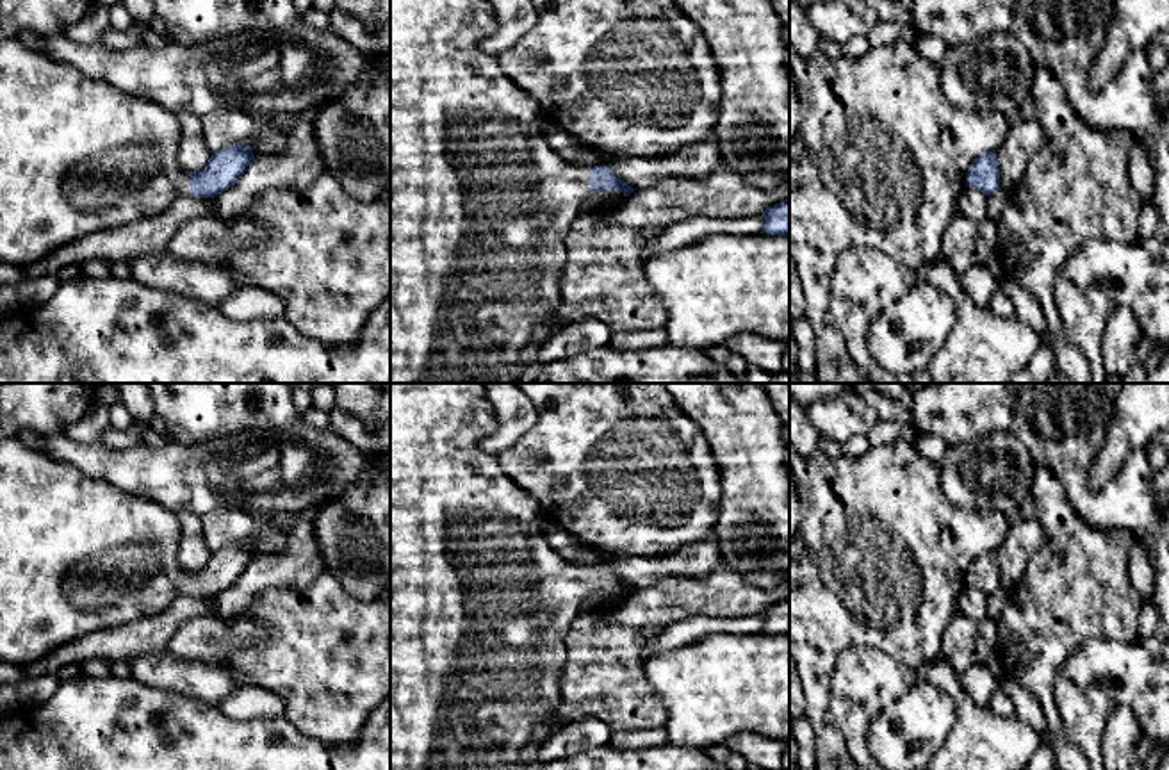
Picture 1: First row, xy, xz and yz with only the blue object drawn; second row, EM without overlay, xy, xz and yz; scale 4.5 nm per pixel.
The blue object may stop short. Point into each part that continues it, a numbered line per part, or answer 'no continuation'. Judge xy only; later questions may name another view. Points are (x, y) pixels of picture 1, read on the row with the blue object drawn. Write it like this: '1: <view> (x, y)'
1: xy (77, 155)

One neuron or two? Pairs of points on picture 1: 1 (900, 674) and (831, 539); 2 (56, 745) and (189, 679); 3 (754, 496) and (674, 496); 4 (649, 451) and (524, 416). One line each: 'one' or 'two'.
1: two
2: two
3: two
4: two

